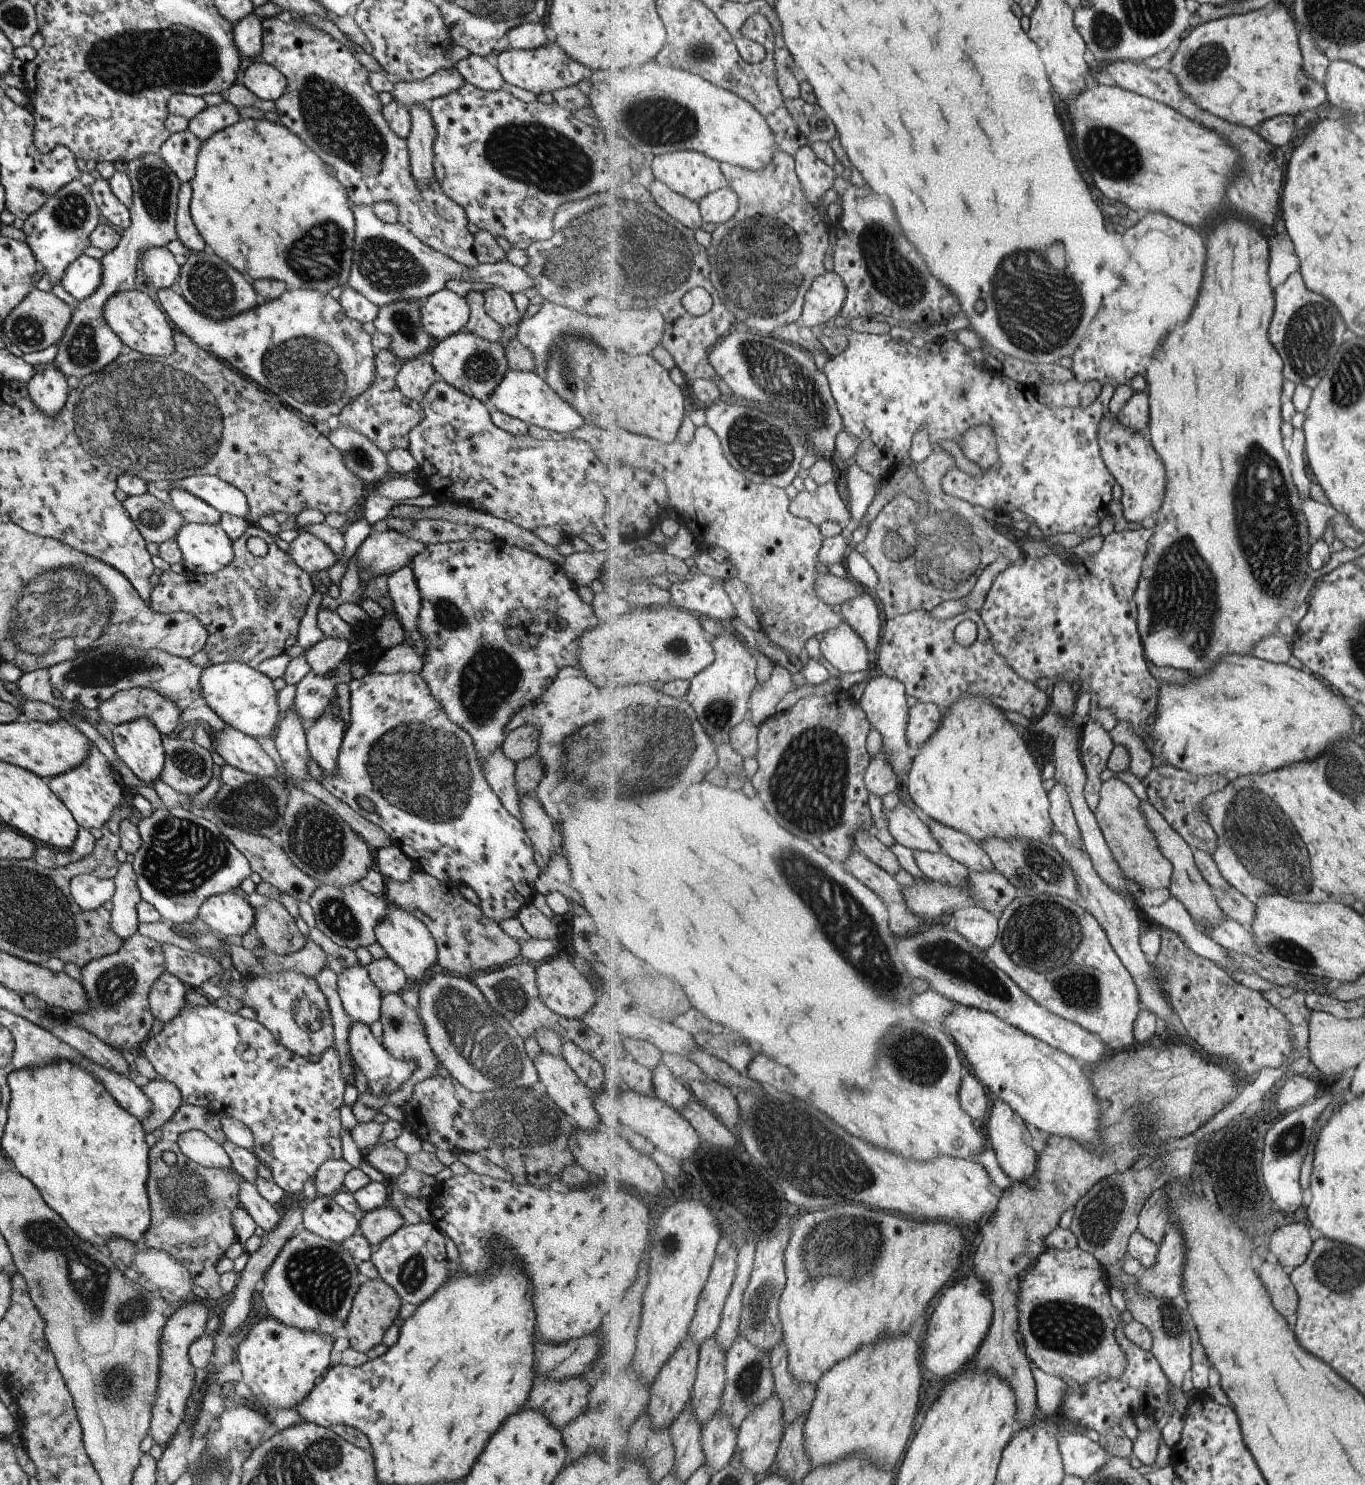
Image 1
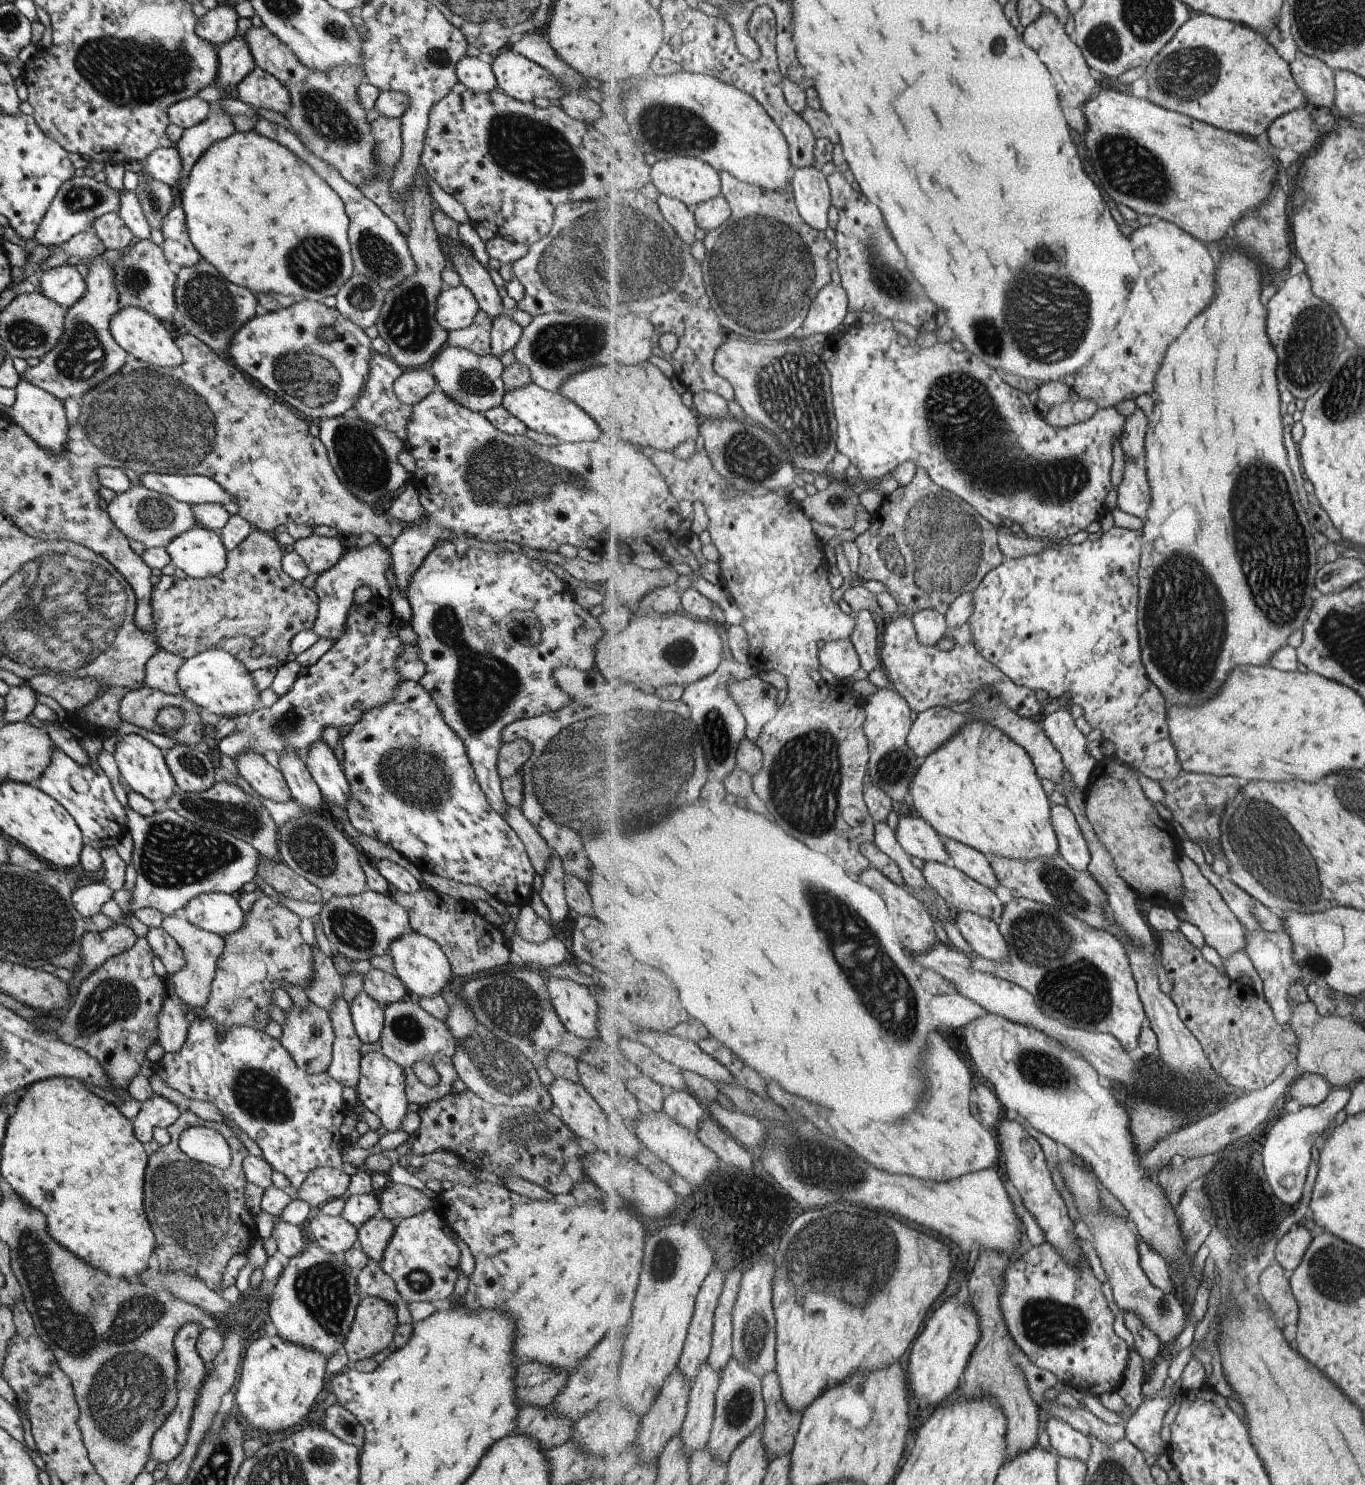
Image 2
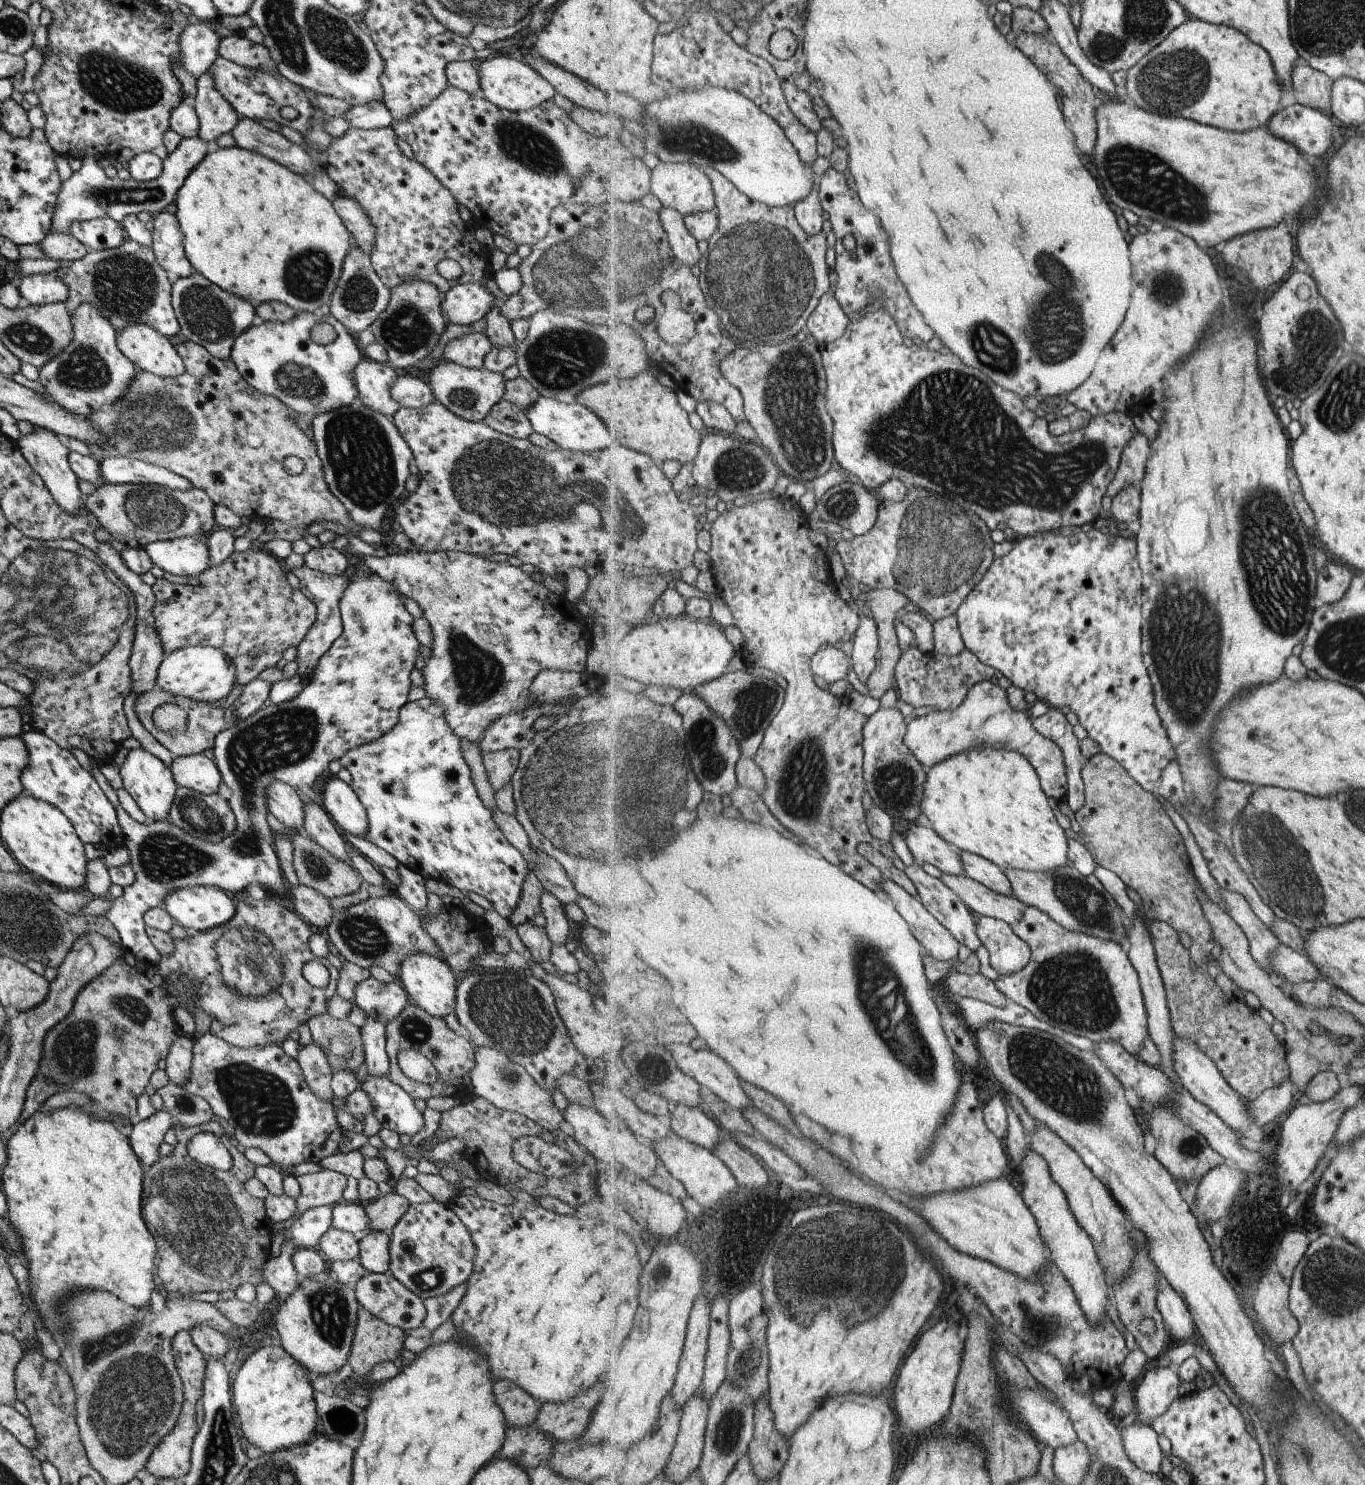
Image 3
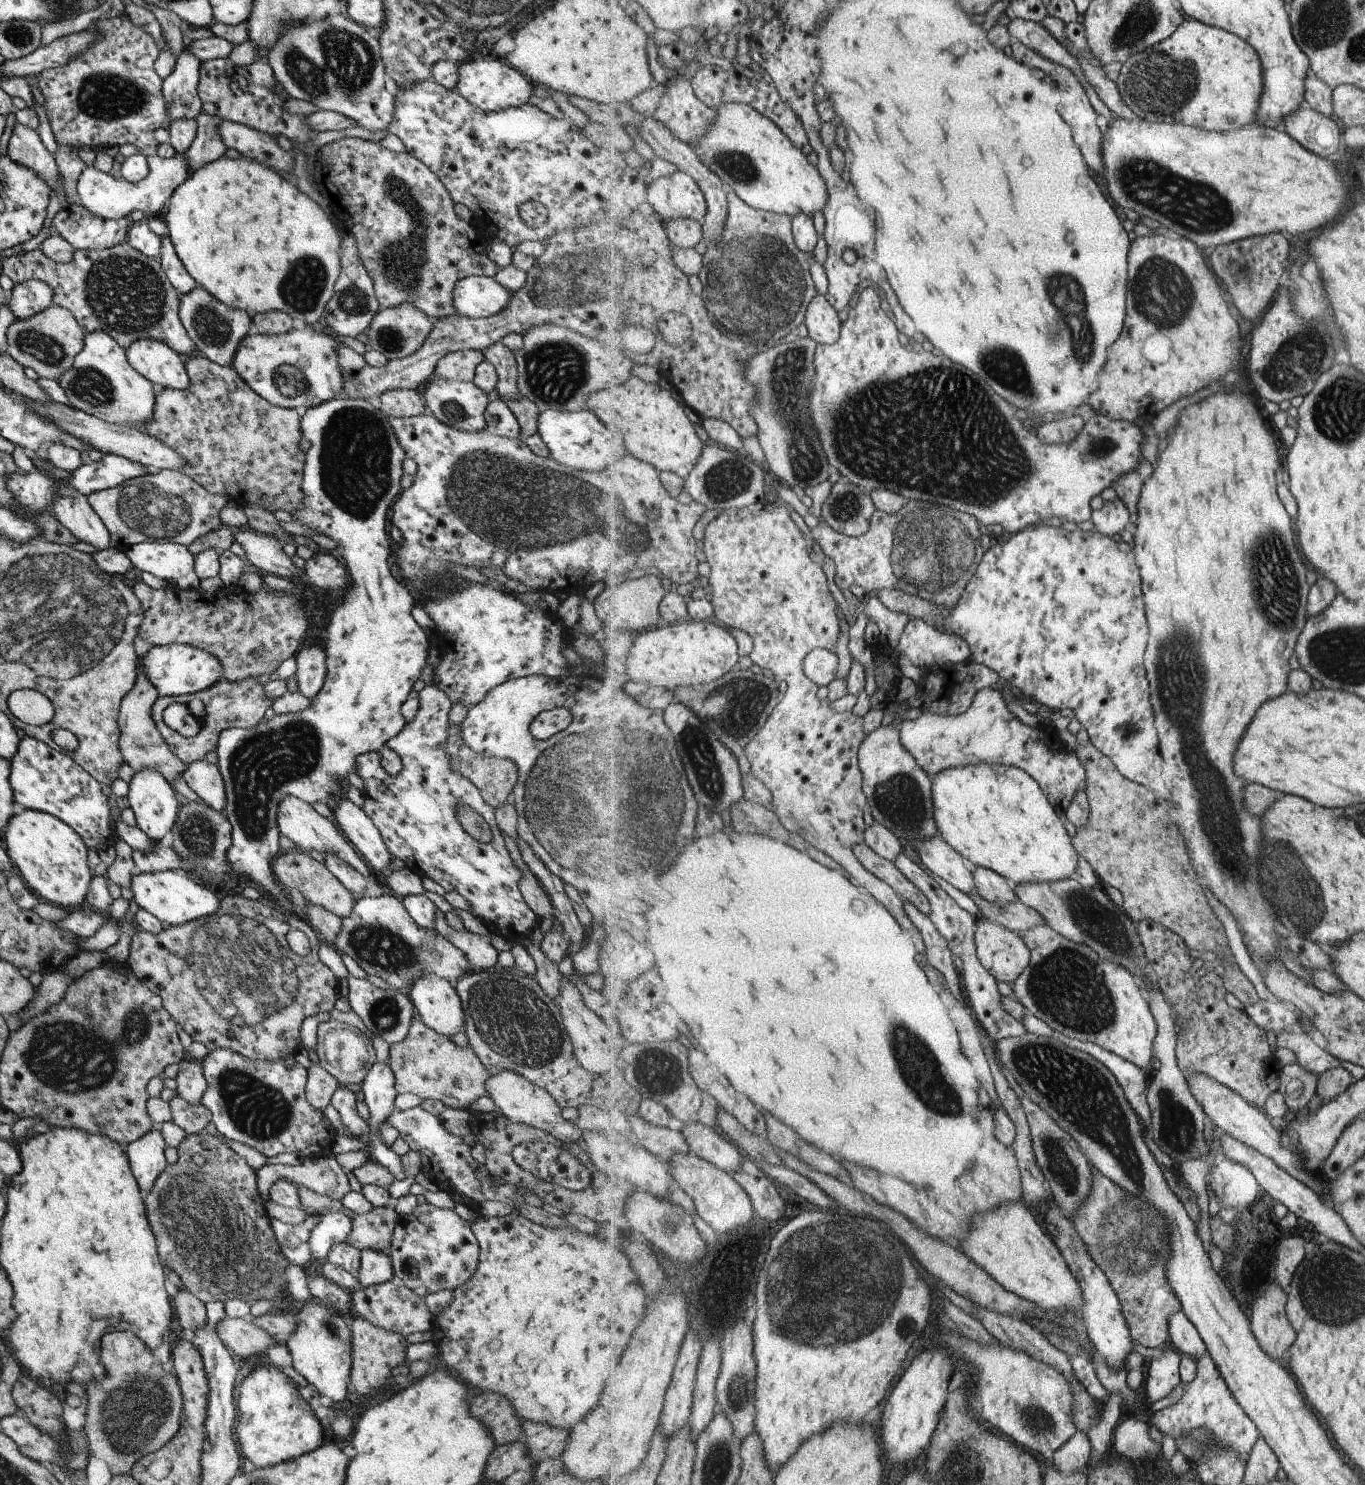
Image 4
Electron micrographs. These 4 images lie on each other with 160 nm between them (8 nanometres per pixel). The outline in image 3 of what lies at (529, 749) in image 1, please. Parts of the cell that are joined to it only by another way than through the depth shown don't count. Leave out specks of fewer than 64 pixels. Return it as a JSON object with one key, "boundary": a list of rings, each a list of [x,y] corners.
{"boundary":[[[511,748],[481,753],[481,762],[487,780],[494,792],[510,783],[511,776],[517,769],[518,757],[517,750]]]}

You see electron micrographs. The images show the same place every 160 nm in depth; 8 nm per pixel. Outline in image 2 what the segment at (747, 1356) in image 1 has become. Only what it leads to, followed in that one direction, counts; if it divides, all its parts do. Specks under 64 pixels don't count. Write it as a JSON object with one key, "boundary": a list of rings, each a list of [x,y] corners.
{"boundary":[[[732,1357],[722,1372],[722,1384],[716,1398],[714,1428],[708,1442],[712,1453],[724,1463],[728,1464],[741,1441],[765,1422],[767,1409],[763,1389],[762,1378],[739,1362],[738,1358]]]}

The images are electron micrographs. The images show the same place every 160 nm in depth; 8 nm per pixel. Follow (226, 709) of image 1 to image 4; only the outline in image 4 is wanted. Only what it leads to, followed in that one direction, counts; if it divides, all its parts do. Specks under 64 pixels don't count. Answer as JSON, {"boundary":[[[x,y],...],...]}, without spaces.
{"boundary":[[[184,644],[151,646],[137,657],[138,668],[145,674],[147,682],[155,688],[158,696],[176,697],[190,695],[208,689],[222,676],[222,666],[212,654]]]}

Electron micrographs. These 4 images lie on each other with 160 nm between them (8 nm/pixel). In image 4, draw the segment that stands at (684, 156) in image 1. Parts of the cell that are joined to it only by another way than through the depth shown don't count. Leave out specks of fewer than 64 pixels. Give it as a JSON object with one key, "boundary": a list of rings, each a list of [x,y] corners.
{"boundary":[[[681,171],[654,180],[647,189],[647,201],[667,222],[695,218],[703,223],[707,215],[707,202],[698,182]]]}

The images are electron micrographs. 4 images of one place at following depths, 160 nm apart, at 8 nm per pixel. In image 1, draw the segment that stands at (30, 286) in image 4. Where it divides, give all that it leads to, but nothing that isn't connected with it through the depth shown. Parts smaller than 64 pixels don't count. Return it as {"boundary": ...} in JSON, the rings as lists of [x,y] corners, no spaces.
{"boundary":[[[81,254],[66,266],[59,284],[73,298],[82,301],[99,286],[101,269],[99,259]]]}

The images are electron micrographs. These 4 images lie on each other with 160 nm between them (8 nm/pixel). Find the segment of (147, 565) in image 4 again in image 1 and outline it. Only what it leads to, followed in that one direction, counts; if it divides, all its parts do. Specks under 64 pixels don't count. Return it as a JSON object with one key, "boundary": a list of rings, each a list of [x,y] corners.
{"boundary":[[[218,522],[212,525],[183,523],[176,534],[175,542],[187,573],[210,575],[233,558],[232,542]]]}

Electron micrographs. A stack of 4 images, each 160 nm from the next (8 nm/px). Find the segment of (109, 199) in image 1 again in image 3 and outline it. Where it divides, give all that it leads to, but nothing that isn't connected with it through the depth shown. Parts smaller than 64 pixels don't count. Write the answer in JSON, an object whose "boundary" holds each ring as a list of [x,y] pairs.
{"boundary":[[[103,217],[83,222],[73,222],[67,228],[70,234],[90,251],[117,248],[124,240],[125,234],[120,223]]]}

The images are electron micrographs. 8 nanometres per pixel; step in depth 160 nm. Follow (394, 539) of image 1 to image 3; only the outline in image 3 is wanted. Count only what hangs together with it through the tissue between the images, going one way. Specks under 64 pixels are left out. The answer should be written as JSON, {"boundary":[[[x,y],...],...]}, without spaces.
{"boundary":[[[305,565],[287,572],[291,572],[297,578],[301,594],[306,596],[316,608],[315,620],[309,630],[307,630],[307,634],[303,636],[303,640],[299,642],[295,655],[295,660],[297,660],[296,673],[304,683],[305,679],[313,674],[319,658],[329,650],[335,638],[342,632],[338,602],[343,596],[347,585],[351,582],[351,578],[349,579],[344,575],[330,575],[314,571],[308,569]]]}

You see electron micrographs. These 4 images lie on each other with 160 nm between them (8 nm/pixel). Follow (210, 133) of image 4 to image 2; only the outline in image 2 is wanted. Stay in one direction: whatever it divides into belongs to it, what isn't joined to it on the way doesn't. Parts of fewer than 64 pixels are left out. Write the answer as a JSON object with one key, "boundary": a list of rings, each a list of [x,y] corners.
{"boundary":[[[244,34],[233,35],[216,51],[218,73],[213,86],[234,86],[256,67]]]}

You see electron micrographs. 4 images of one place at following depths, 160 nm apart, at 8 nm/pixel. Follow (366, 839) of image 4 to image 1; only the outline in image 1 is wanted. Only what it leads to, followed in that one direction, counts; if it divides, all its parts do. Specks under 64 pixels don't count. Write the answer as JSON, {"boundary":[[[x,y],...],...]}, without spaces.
{"boundary":[[[328,711],[318,716],[306,727],[306,747],[309,757],[313,758],[322,773],[334,773],[336,754],[342,741],[345,723]]]}

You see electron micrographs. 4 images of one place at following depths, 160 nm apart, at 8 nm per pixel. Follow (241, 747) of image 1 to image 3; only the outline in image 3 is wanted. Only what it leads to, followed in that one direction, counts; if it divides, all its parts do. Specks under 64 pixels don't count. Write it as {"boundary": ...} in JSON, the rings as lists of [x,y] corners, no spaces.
{"boundary":[[[275,780],[265,790],[267,811],[289,832],[303,831],[305,806],[299,796],[287,784]]]}

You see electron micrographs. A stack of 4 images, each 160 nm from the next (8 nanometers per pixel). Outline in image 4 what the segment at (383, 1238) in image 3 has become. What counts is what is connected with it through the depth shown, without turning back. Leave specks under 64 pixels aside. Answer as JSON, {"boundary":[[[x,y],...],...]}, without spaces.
{"boundary":[[[363,1249],[360,1252],[360,1265],[355,1276],[358,1286],[387,1282],[393,1276],[389,1257],[383,1251]]]}

